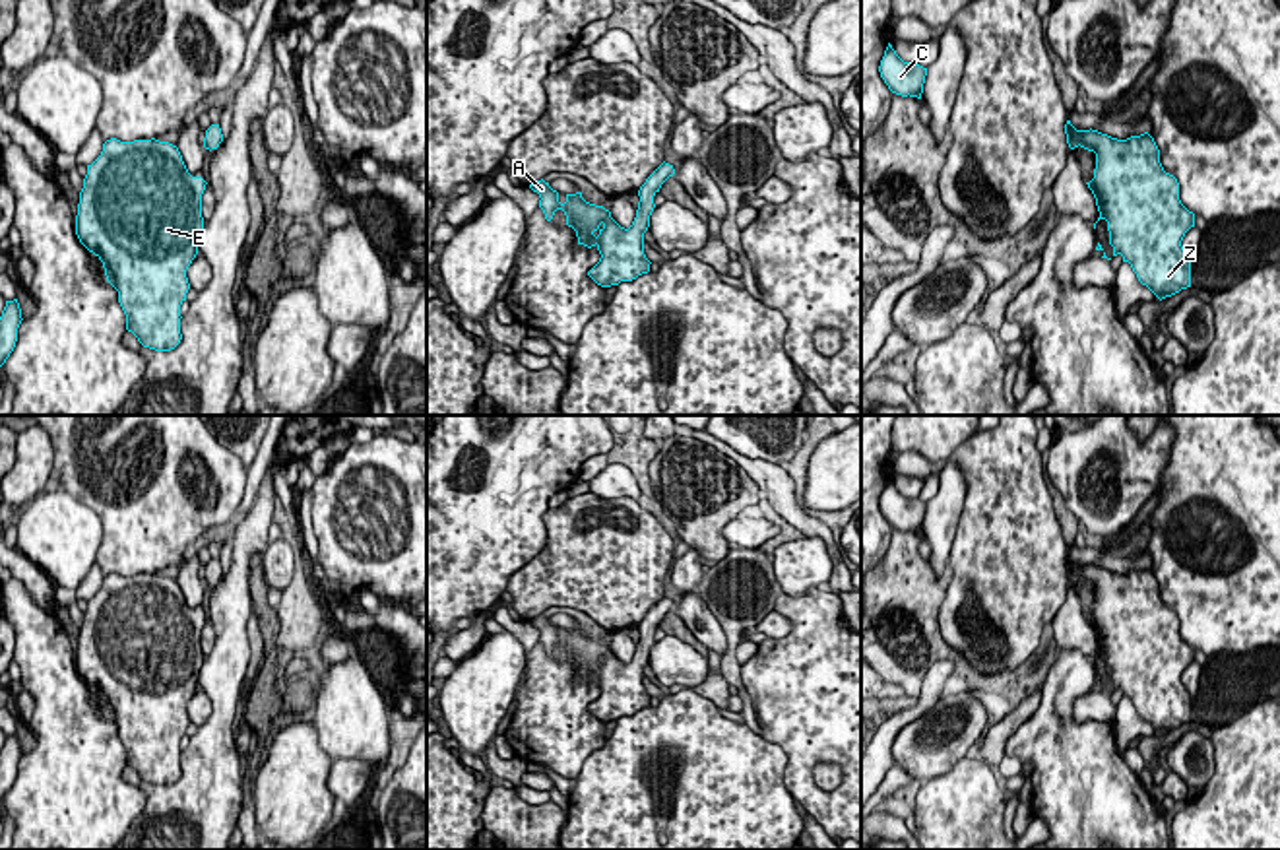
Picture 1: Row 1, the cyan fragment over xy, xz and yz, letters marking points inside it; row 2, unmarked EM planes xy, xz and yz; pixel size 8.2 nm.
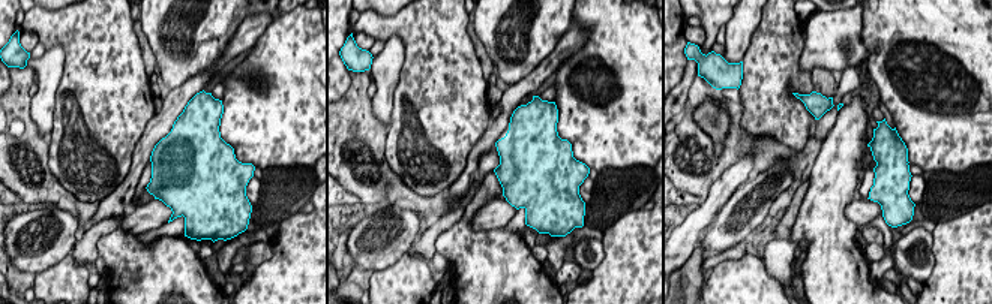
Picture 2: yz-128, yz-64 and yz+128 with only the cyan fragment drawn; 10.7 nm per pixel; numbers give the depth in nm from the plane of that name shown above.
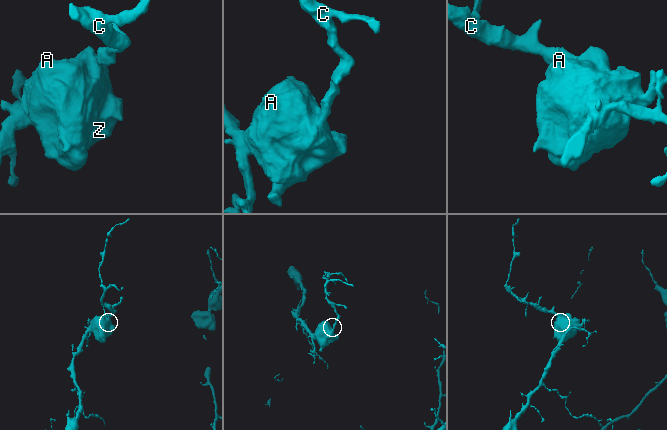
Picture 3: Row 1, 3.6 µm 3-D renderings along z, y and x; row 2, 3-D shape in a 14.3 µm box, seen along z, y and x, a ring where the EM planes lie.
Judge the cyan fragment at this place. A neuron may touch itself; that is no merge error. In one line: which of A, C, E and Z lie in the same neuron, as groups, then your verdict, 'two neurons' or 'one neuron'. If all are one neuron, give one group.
A C E Z | one neuron

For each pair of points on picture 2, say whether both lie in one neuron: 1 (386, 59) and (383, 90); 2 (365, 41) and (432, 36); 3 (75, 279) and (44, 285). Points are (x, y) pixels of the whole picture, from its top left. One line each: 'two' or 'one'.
1: one
2: two
3: one

